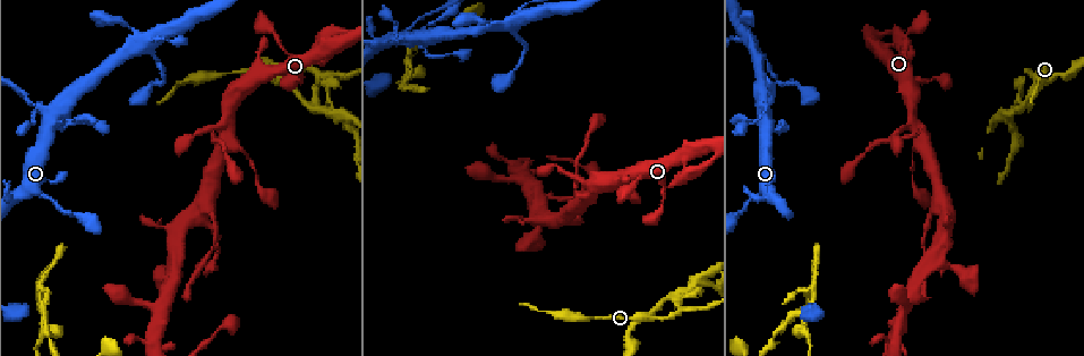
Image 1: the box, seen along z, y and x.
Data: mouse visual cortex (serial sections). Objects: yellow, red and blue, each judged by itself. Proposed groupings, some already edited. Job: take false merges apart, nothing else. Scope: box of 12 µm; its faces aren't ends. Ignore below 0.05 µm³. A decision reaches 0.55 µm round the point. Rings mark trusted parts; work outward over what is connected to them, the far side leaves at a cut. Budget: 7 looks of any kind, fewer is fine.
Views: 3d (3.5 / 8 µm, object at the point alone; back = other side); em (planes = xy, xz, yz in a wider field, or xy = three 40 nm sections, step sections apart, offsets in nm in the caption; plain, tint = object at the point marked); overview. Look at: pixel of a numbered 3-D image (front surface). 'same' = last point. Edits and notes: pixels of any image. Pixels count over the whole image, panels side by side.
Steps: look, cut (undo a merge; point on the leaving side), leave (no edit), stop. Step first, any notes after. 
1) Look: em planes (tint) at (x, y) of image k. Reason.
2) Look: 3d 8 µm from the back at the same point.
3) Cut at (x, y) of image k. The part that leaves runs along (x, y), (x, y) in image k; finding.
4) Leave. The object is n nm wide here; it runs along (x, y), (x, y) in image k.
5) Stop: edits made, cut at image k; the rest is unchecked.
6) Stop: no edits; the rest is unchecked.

Look: 3d 3.5 µm from the back at (52, 117) of image 1. Small branch off a trunk.

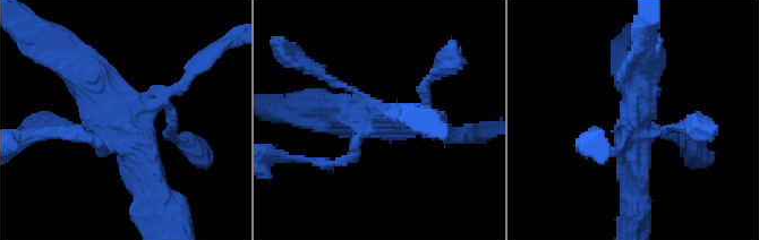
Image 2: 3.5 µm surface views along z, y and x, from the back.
Look: em xy step 2 (plain) at (628, 123) of image 2.

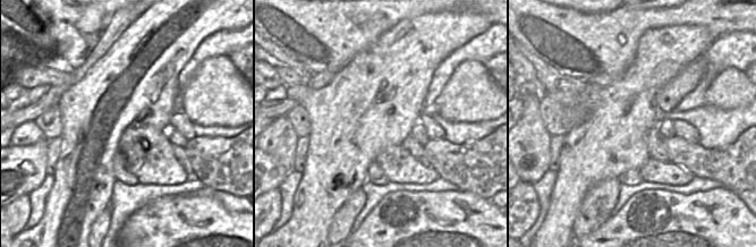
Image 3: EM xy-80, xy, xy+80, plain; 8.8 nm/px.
Look: em xy step 2 (tint) at the same point.

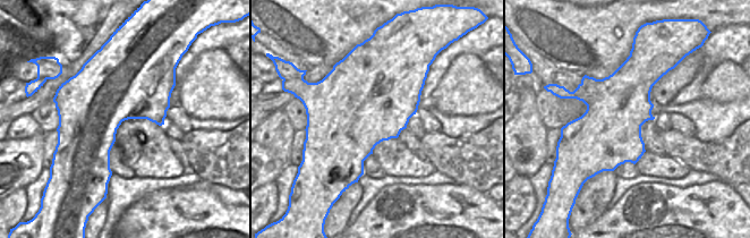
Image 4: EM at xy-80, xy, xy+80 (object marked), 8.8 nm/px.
Leave. It runs along (153, 190), (131, 131), (76, 66) in image 2; one cell here.

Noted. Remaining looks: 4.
Look: 3d 3.5 µm from the back at (146, 41) of image 1. Thick turns thin.

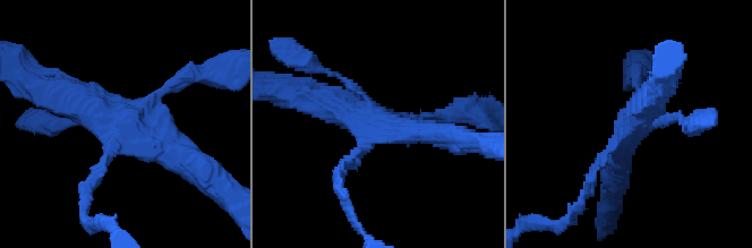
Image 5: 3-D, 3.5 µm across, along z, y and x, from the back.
Look: em xy step 5 (tint) at (123, 124) of image 5.

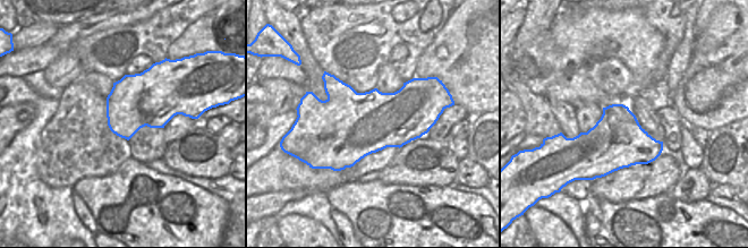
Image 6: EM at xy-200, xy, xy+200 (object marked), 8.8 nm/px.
Leave. It runs along (186, 160), (85, 100), (57, 96) in image 5; all the same cell.

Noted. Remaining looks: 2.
Look: 3d 3.5 µm at (253, 163) of image 1. A narrow waist.

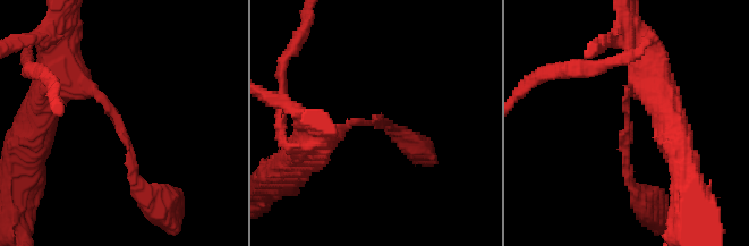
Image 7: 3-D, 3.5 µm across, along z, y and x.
Look: em xy step 3 (tint) at (376, 125) of image 7. Now the EM.

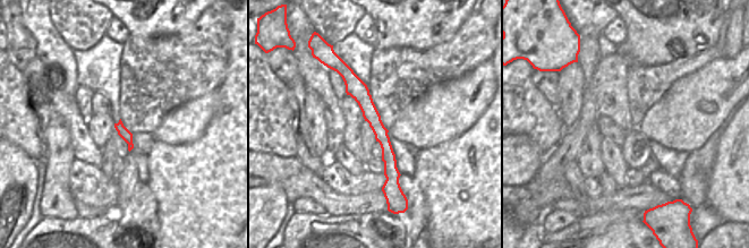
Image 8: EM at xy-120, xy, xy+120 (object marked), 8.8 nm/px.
Leave. It runs along (348, 73), (385, 144), (389, 182) in image 8; one cell here.

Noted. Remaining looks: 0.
Stop: no edits; the rest is unchecked.

